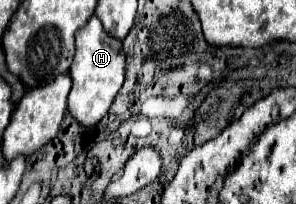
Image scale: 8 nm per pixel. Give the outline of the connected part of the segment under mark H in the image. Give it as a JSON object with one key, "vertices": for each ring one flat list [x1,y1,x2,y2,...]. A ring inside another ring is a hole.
{"vertices":[[93,16,75,36,77,40,77,52,69,70,69,76,73,80,73,88,69,92,69,112,71,116,85,128,93,128,101,122,101,118,109,112,109,106,113,104,117,92,123,86,125,78,125,54,121,40,109,36,101,20]]}

